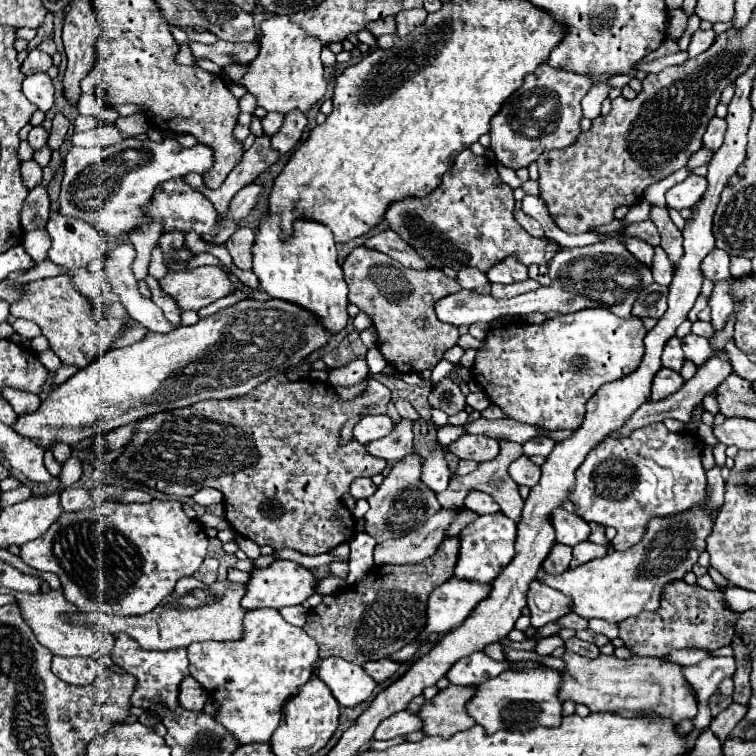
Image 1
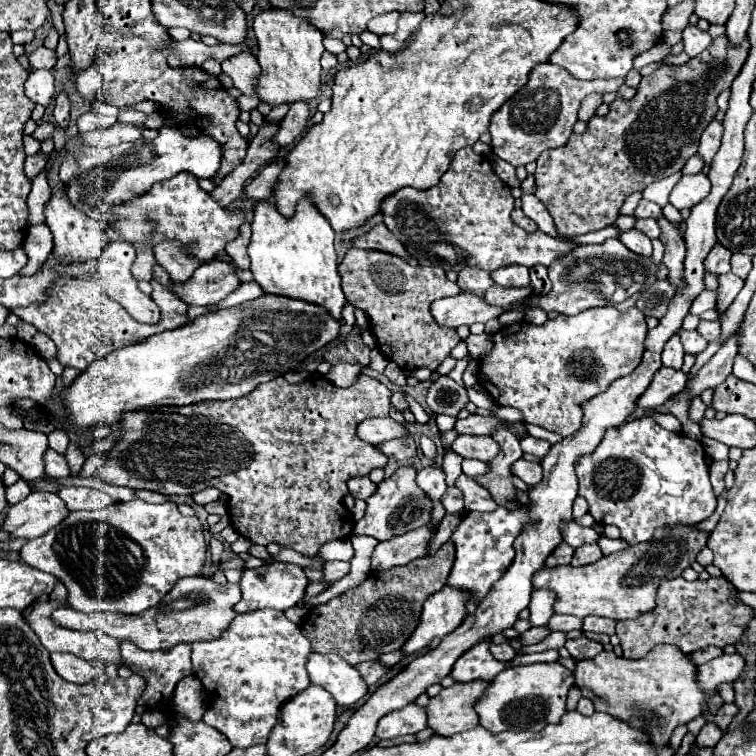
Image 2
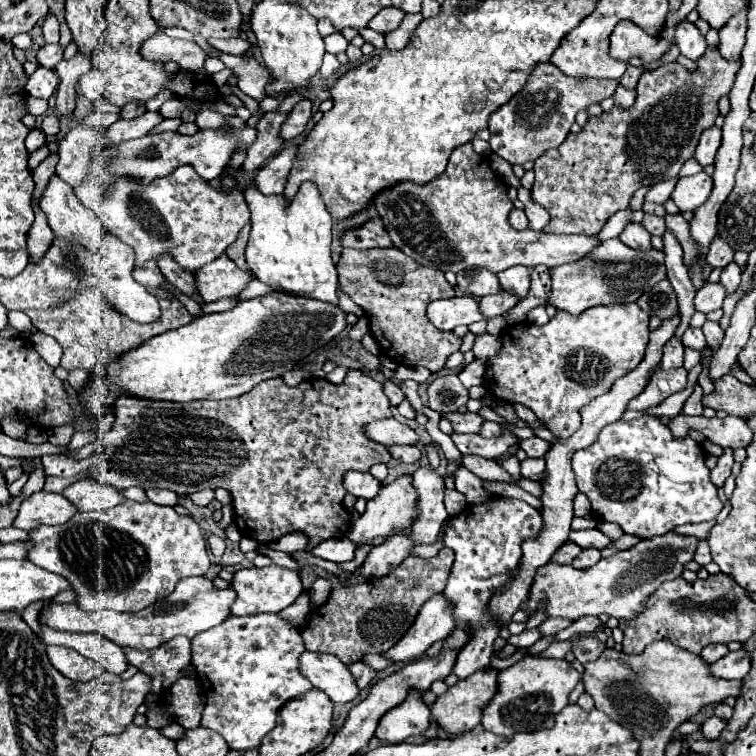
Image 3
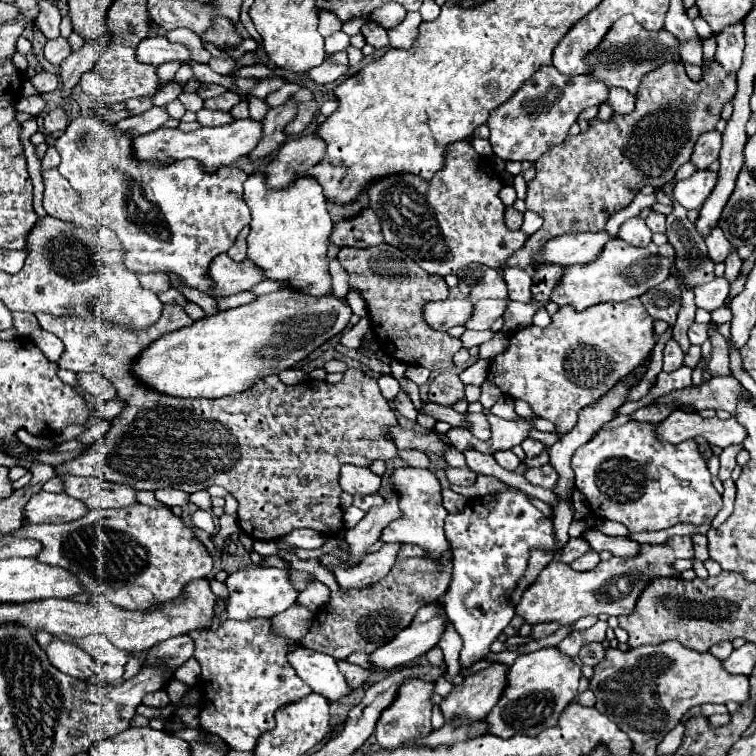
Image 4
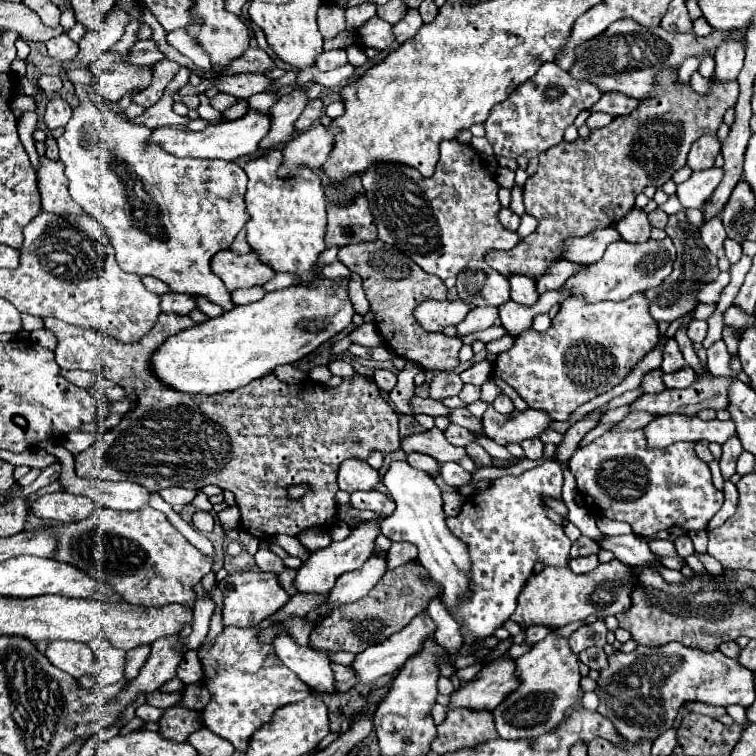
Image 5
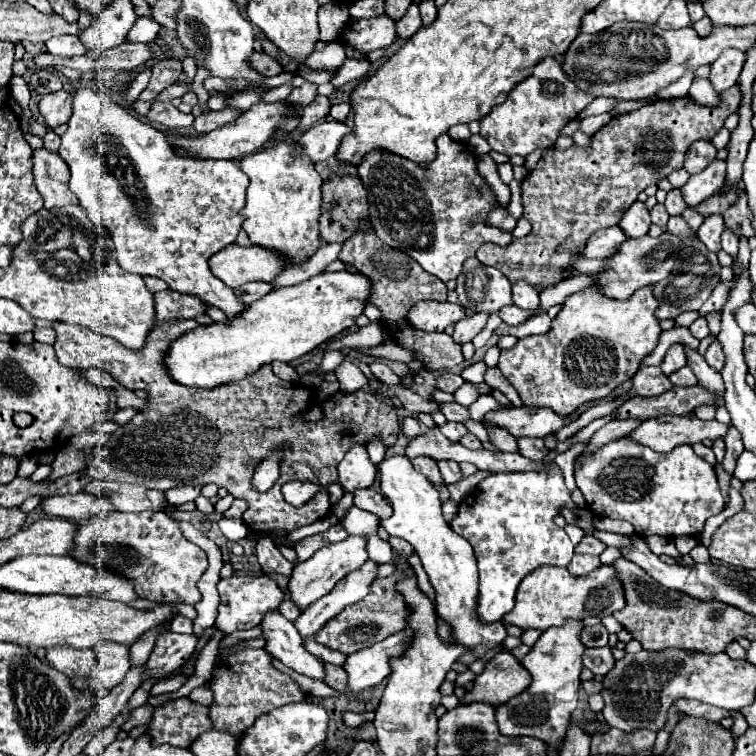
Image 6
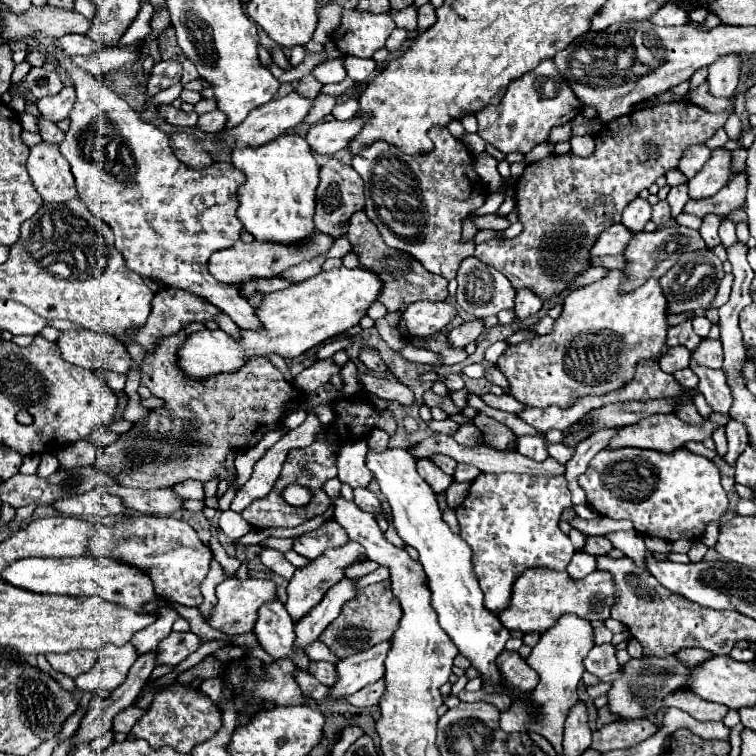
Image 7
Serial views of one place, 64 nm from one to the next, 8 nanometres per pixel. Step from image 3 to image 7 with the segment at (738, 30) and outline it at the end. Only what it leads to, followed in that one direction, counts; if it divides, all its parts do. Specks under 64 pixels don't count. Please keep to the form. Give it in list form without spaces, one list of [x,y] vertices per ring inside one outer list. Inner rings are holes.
[[[732,54],[718,58],[708,66],[710,94],[716,98],[732,98],[740,78],[740,60]]]

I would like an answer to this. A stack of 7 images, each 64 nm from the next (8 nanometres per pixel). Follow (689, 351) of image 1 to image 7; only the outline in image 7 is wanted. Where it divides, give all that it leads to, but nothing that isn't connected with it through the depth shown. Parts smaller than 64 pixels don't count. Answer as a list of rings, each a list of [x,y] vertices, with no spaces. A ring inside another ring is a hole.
[[[696,316],[692,320],[692,326],[694,326],[694,332],[700,336],[700,338],[706,338],[710,328],[712,328],[712,322],[706,318],[706,316]]]

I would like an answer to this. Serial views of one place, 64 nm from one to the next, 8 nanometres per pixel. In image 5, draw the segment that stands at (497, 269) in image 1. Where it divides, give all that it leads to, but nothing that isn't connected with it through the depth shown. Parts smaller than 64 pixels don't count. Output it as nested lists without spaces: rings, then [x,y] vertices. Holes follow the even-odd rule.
[[[510,276],[510,298],[518,304],[532,306],[538,300],[536,286],[532,286],[534,280],[528,276]]]

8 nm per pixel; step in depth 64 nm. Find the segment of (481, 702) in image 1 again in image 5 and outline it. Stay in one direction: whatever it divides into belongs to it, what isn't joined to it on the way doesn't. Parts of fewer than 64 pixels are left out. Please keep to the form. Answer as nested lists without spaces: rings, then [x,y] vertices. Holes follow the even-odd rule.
[[[554,630],[534,644],[528,654],[516,658],[516,676],[520,676],[522,684],[492,710],[500,738],[538,738],[556,730],[580,696],[578,664],[578,654],[570,648],[570,638],[558,636]]]

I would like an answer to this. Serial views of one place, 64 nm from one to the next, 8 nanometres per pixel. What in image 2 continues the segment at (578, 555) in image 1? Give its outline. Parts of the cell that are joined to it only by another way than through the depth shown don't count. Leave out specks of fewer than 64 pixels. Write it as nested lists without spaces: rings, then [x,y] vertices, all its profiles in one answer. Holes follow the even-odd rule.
[[[584,544],[580,548],[576,548],[574,558],[572,558],[572,566],[586,566],[592,562],[598,562],[602,558],[602,552],[598,548],[598,544]]]

